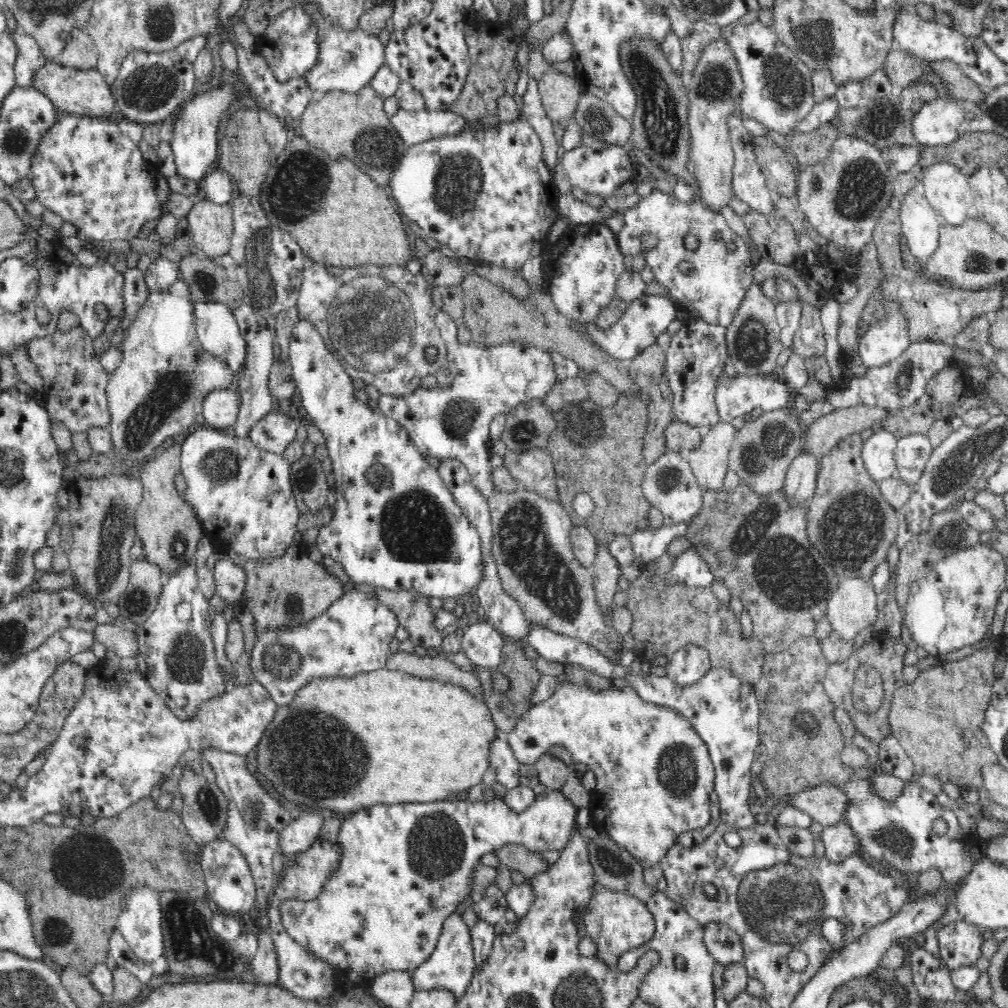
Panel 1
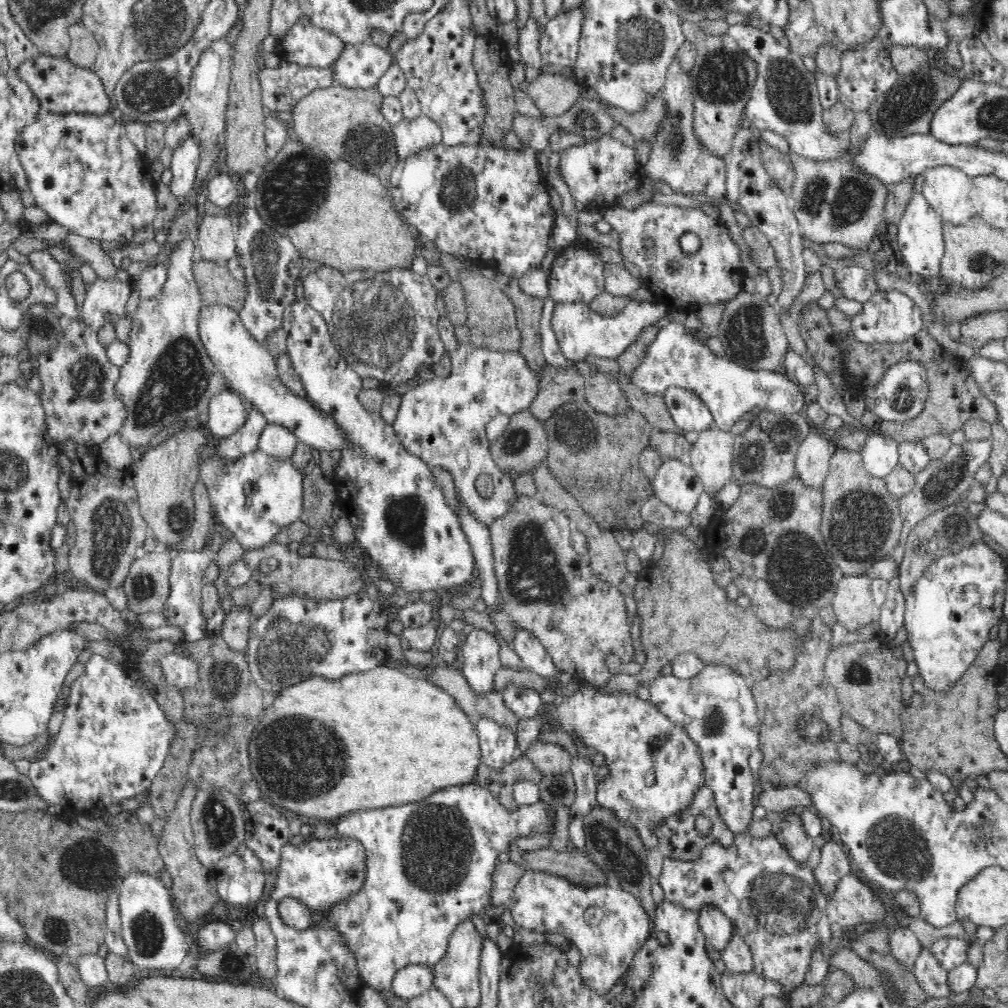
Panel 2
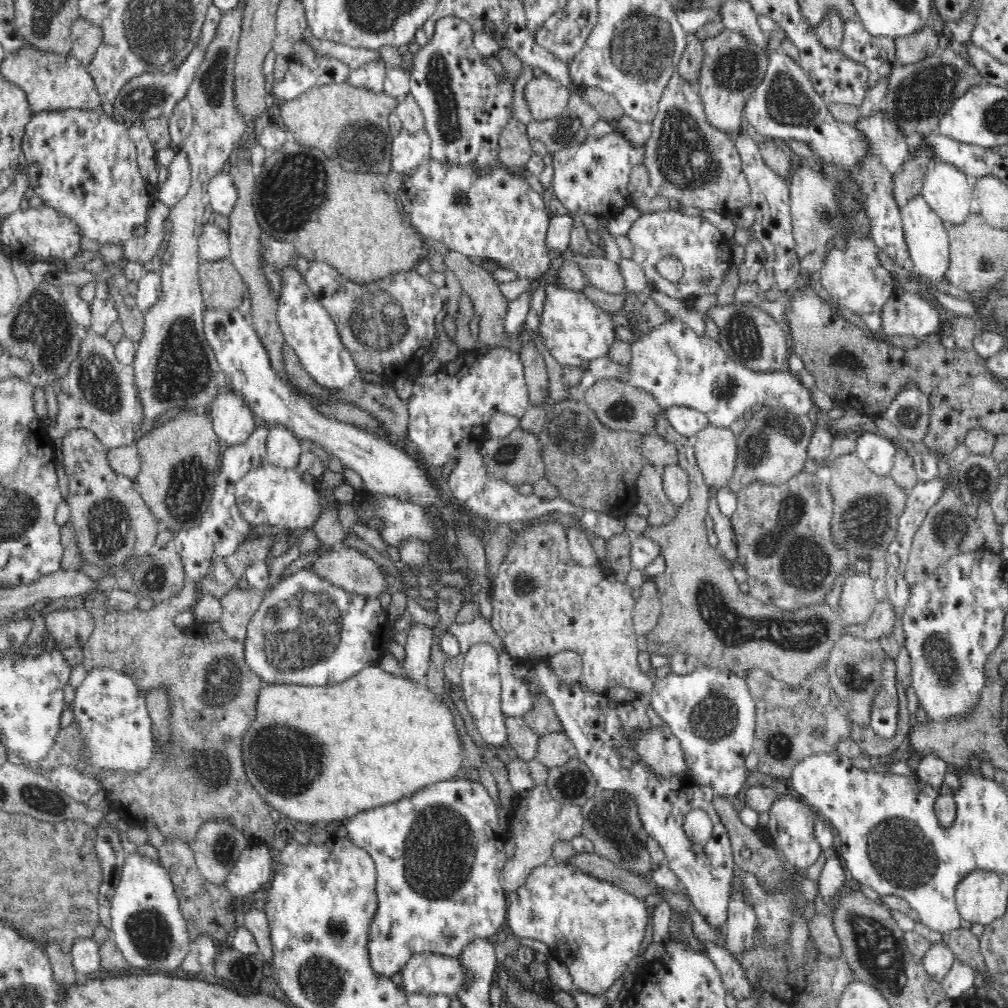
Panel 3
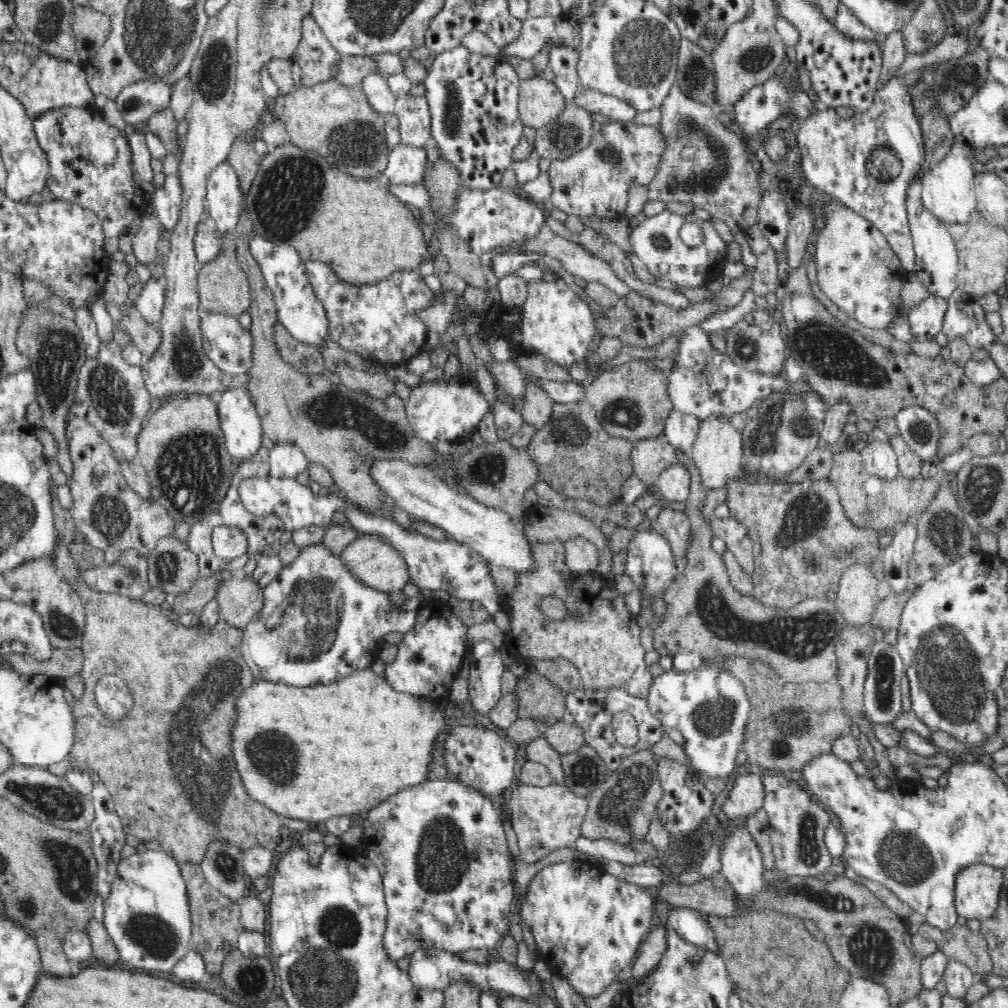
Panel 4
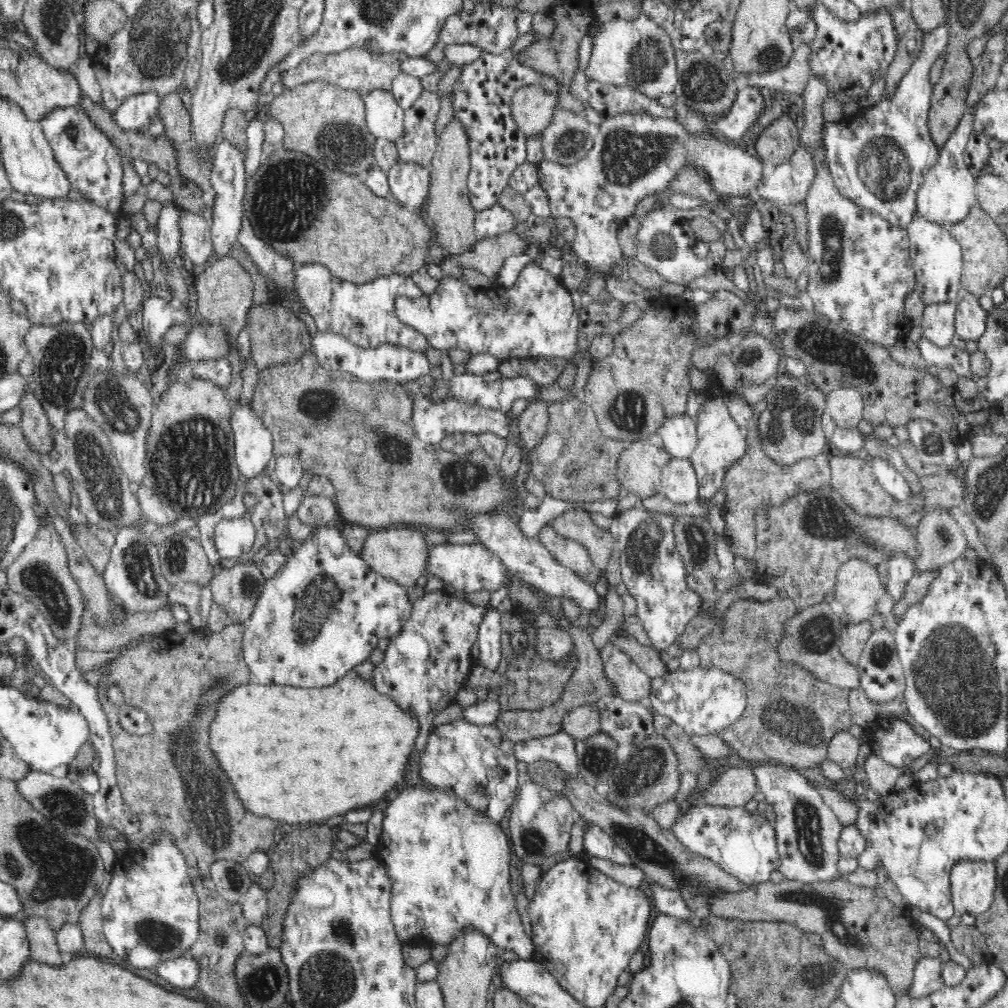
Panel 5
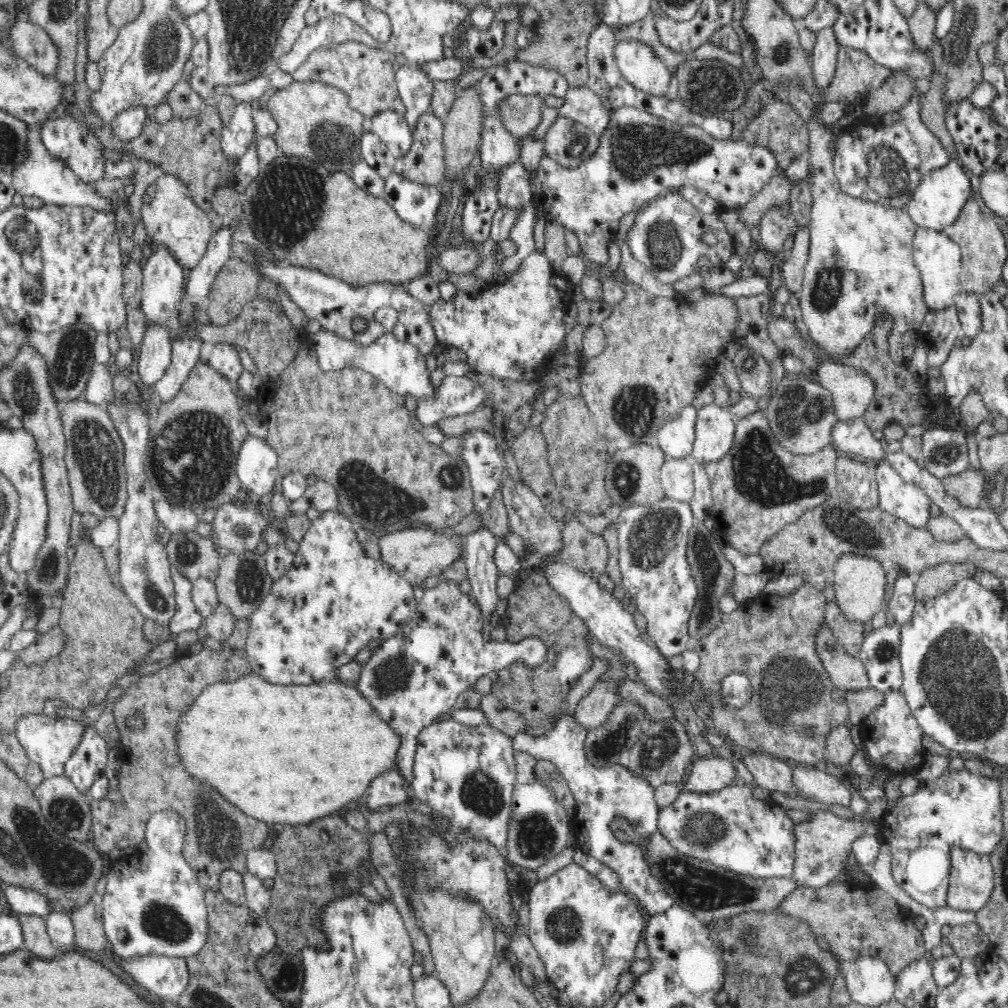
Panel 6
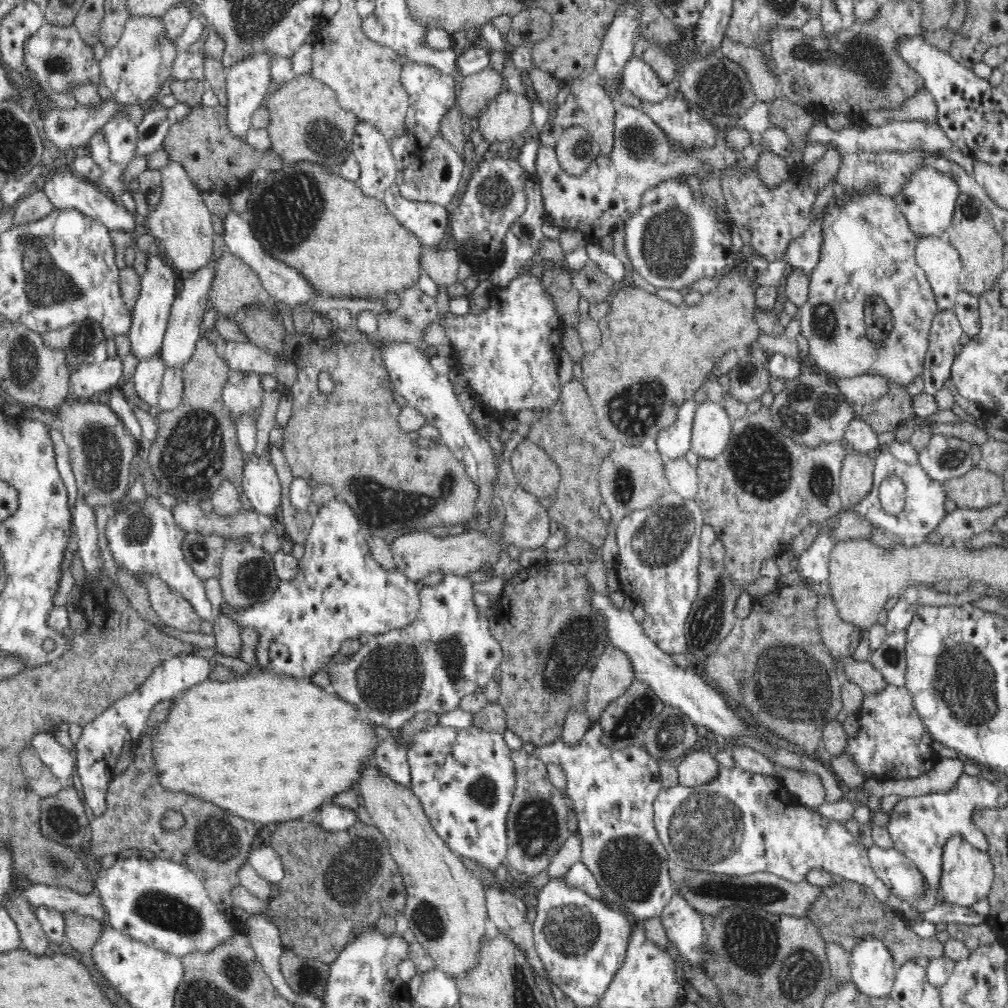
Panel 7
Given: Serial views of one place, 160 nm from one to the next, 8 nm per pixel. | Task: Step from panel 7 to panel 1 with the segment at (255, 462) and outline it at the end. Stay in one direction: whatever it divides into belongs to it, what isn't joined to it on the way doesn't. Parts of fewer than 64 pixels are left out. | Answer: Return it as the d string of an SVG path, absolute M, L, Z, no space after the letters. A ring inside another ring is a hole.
M234 387L212 390L202 401L202 416L212 429L231 430L238 418L239 401Z

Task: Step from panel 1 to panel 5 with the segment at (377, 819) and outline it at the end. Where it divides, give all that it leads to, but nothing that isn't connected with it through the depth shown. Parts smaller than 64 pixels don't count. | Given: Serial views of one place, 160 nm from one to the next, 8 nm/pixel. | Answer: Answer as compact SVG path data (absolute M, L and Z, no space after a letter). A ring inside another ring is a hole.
M416 782L416 788L403 789L398 796L388 804L388 808L384 810L384 822L382 822L382 838L380 838L380 844L375 846L376 848L376 860L384 864L387 876L391 882L392 898L390 900L391 905L391 921L394 923L395 932L399 942L402 944L411 944L409 939L416 939L412 942L415 946L419 944L448 944L454 937L454 934L458 934L460 930L465 930L466 926L471 926L475 930L479 930L486 936L490 937L497 947L502 949L512 950L518 954L520 959L528 960L531 958L534 952L534 945L532 939L522 927L520 922L520 915L518 915L515 897L511 894L510 882L510 860L512 860L512 852L510 851L510 844L508 844L508 836L506 832L503 832L496 823L490 821L490 817L486 817L486 814L480 814L480 811L466 805L466 802L460 797L456 797L454 794L444 793L444 791L428 790L428 788L422 788L422 784Z

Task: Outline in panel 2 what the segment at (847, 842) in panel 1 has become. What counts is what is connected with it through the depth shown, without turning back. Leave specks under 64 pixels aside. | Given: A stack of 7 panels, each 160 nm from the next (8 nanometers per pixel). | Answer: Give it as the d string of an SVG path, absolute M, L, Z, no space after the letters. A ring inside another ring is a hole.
M828 837L825 838L826 842L824 842L824 846L821 849L821 862L815 870L823 890L827 894L832 894L832 890L834 890L833 884L840 880L842 876L850 874L851 862L846 856L846 852L840 848L838 842L829 840Z

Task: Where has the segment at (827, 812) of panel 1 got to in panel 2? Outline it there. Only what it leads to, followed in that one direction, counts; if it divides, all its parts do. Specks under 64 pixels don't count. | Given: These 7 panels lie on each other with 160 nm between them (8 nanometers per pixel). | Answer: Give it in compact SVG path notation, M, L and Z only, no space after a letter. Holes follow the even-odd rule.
M765 787L760 794L757 794L756 804L761 806L766 812L772 811L779 814L783 814L788 810L796 810L804 806L814 807L814 801L812 801L812 795L806 793L806 790L801 790L800 788L782 788L778 790L775 787Z

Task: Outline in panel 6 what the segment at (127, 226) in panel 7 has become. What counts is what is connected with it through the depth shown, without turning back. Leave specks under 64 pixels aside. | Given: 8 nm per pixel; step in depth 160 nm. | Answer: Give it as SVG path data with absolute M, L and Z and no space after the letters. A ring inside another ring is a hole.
M37 123L28 125L28 134L25 137L27 159L11 173L15 192L22 196L37 196L45 204L58 206L92 207L94 210L115 214L116 206L112 203L112 197L100 195L95 185L80 181L78 175L60 159L54 157L42 142L41 131Z

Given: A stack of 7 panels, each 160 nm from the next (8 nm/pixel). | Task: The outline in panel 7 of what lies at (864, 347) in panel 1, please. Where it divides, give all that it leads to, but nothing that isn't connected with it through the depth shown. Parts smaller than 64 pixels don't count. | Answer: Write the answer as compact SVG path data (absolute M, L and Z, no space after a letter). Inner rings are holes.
M939 310L936 313L929 332L929 348L924 364L924 392L927 394L936 395L946 388L962 333L963 328L954 310Z

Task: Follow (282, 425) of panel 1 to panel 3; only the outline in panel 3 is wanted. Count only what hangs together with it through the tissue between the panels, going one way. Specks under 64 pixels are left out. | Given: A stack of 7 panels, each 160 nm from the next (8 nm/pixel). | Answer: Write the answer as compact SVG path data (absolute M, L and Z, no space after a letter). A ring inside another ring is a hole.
M268 427L267 460L274 466L298 470L303 450L297 436L285 427Z

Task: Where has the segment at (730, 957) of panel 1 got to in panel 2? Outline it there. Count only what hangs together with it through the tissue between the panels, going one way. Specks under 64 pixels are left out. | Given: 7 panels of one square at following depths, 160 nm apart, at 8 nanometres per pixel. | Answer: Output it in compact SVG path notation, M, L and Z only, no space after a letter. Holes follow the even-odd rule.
M706 908L698 912L699 927L703 932L705 941L712 950L722 953L732 940L732 923L716 909Z

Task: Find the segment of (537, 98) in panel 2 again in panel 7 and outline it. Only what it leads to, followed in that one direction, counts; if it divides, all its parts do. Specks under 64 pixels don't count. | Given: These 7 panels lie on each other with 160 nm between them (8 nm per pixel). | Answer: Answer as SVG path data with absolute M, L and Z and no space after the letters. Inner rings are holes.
M504 90L492 101L489 102L478 118L478 134L481 135L483 141L488 142L488 146L495 142L510 142L518 138L522 134L529 134L533 130L532 109L530 103L521 94Z

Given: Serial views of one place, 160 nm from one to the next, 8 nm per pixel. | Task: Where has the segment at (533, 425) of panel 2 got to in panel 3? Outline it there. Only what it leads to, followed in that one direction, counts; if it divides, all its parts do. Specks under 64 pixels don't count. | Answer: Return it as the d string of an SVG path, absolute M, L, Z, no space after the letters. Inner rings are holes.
M519 428L508 438L491 438L484 441L480 448L480 455L484 461L486 473L490 477L502 479L518 490L526 482L534 485L539 478L544 477L544 462L540 457L541 445L543 445L542 437L529 434Z

